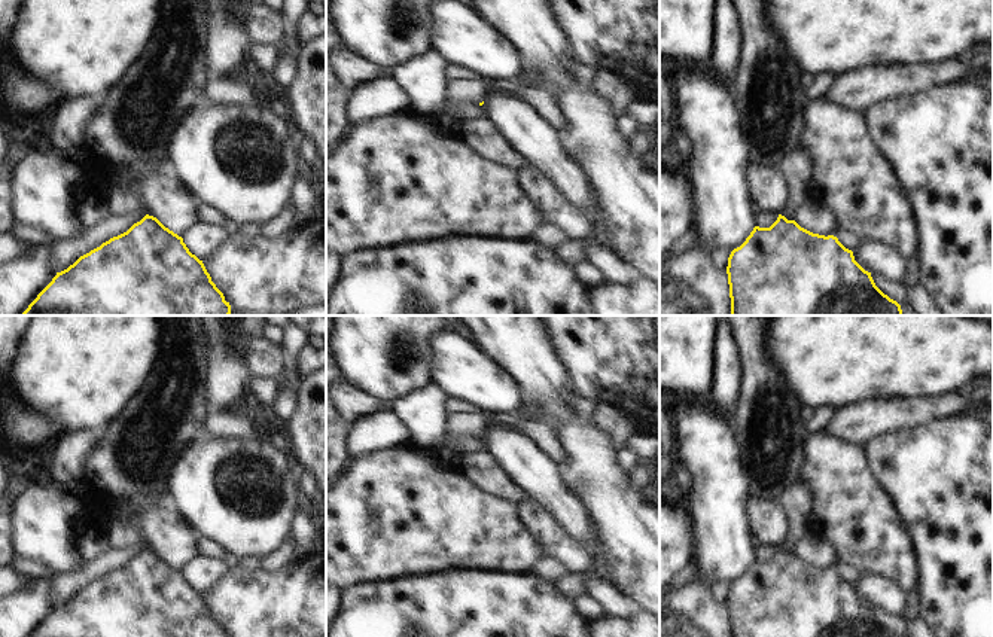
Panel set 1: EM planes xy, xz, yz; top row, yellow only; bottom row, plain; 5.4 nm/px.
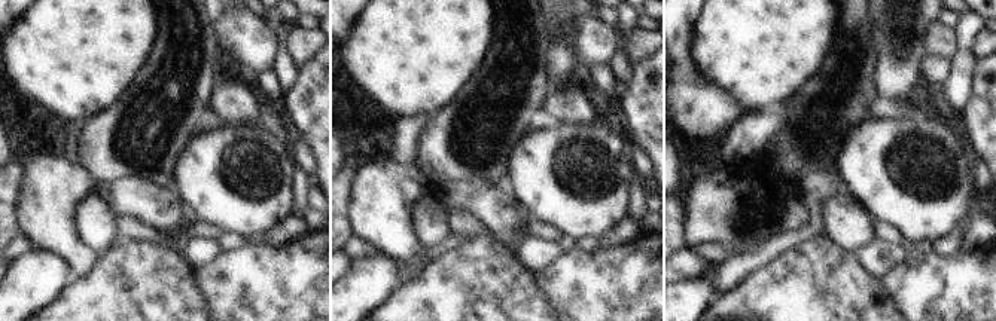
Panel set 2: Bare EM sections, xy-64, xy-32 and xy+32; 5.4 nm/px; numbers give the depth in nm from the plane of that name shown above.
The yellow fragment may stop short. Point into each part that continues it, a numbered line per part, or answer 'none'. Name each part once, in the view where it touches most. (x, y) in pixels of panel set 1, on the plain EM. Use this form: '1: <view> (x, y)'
none

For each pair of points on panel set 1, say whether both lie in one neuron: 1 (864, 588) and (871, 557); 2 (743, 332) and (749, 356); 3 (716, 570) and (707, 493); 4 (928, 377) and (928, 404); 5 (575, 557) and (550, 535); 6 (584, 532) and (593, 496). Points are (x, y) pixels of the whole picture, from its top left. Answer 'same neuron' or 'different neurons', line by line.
1: different neurons
2: same neuron
3: same neuron
4: different neurons
5: same neuron
6: different neurons

